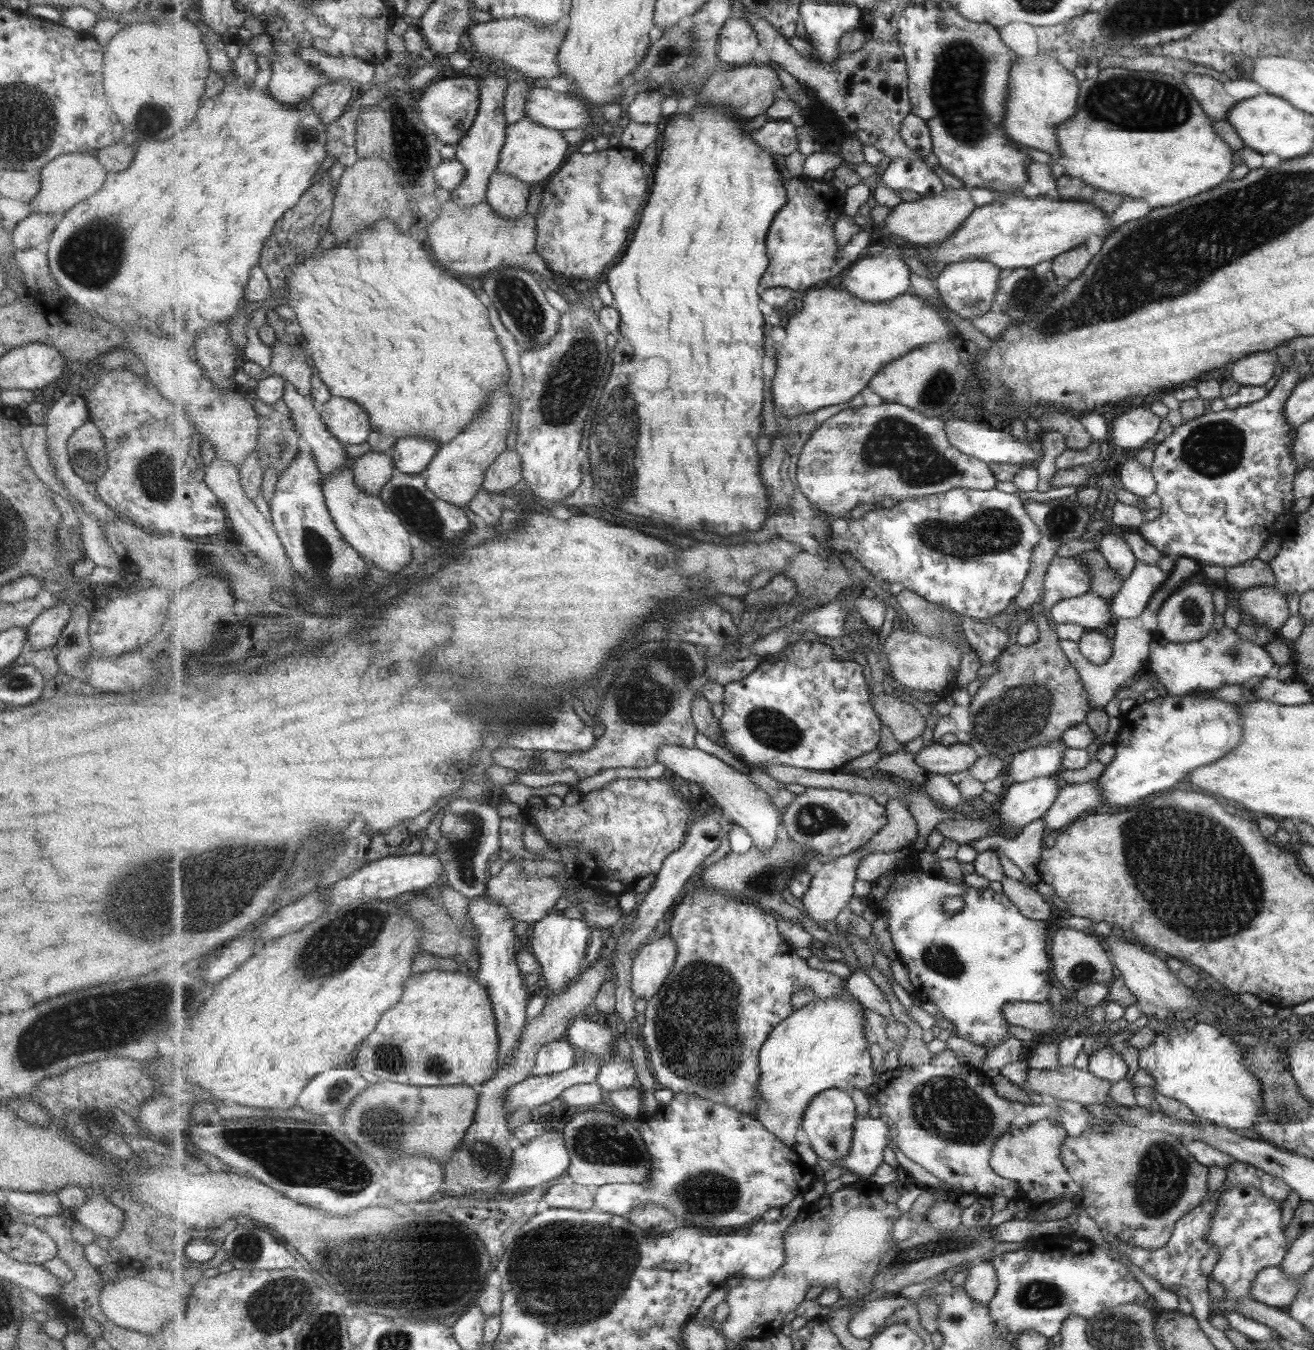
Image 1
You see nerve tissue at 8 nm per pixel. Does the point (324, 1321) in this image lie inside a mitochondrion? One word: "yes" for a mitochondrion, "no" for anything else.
yes

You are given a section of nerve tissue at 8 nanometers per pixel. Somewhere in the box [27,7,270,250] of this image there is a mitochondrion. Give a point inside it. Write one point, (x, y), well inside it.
(152, 118)

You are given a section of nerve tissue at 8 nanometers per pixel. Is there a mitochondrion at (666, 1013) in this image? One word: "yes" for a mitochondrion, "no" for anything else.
yes

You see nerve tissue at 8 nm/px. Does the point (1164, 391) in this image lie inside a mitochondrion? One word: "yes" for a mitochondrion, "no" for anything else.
no

